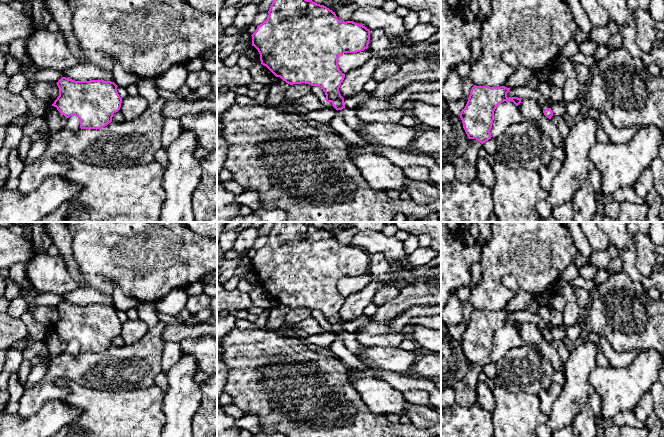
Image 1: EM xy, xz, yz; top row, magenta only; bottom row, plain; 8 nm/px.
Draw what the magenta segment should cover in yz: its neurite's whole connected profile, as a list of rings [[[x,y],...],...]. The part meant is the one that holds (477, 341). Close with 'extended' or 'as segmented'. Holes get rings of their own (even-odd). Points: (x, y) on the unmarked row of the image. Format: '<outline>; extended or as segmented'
[[[476,310],[471,313],[467,328],[460,337],[463,352],[469,363],[476,363],[481,368],[491,363],[491,352],[496,331],[504,326],[511,325],[516,330],[522,322],[508,322],[510,312],[505,310],[490,311]]]; as segmented

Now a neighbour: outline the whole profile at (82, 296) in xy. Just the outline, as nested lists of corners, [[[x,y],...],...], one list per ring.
[[[87,287],[78,288],[61,296],[63,301],[75,305],[104,304],[114,306],[111,295],[105,295]]]

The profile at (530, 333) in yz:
[[[523,322],[517,332],[527,346],[535,346],[537,348],[537,354],[542,359],[547,359],[555,371],[565,374],[565,364],[560,361],[559,355],[551,343],[544,339],[540,327],[532,323]]]

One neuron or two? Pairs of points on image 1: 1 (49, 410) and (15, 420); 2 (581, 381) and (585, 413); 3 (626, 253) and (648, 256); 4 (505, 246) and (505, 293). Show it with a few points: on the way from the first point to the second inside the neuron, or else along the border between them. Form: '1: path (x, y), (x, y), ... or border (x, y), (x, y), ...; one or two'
1: path (41, 418), (37, 422), (23, 422); one
2: border (587, 402), (581, 406), (572, 423); two
3: border (632, 235), (635, 246), (635, 268), (644, 276); two
4: path (495, 258), (496, 281); one

